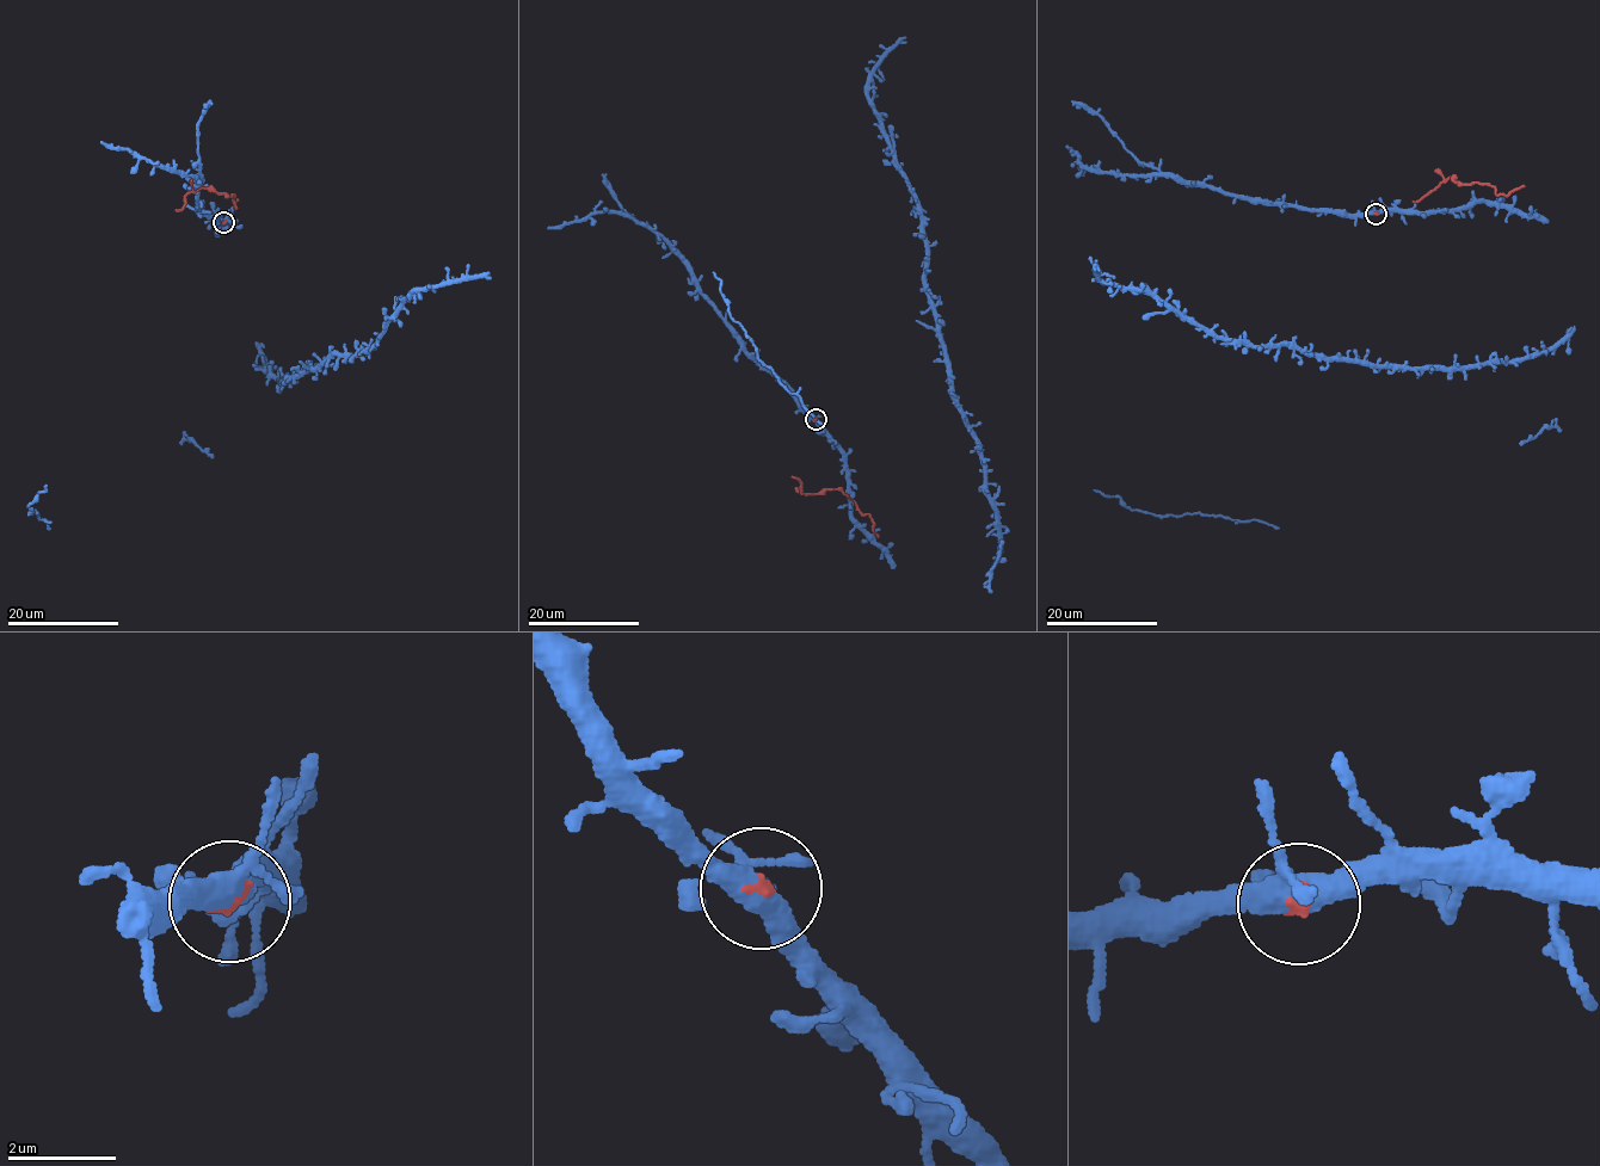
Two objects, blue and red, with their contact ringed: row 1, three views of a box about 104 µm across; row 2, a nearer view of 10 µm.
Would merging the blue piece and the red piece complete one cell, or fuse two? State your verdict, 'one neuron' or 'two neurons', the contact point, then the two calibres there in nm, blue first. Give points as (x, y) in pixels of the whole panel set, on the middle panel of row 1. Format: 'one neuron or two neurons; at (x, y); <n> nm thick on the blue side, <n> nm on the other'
one neuron; at (816, 419); 400 nm thick on the blue side, 120 nm on the other

